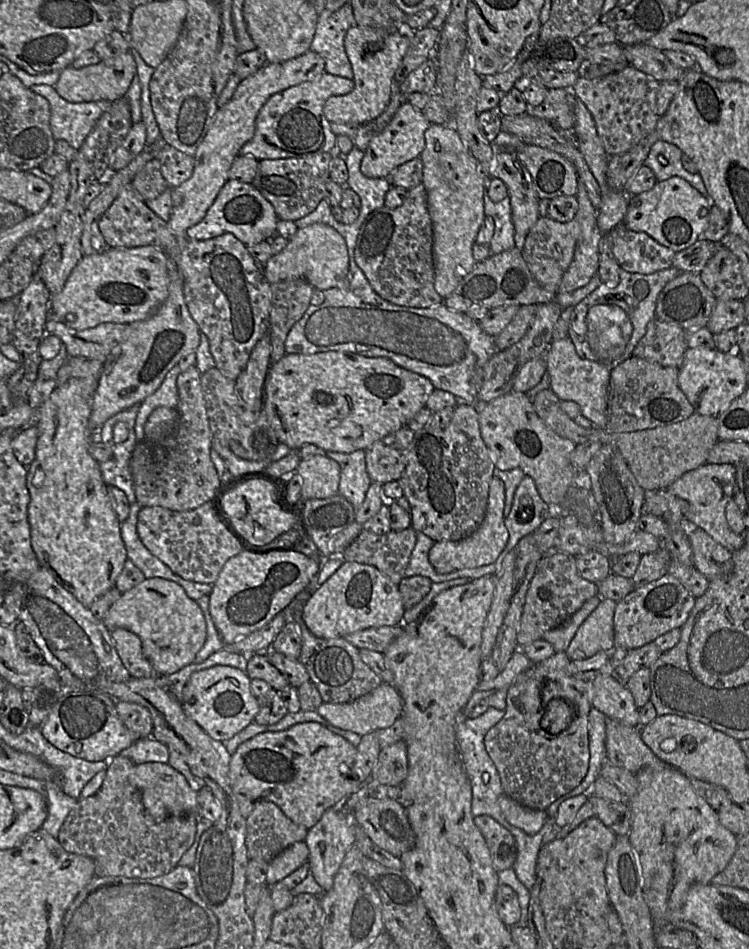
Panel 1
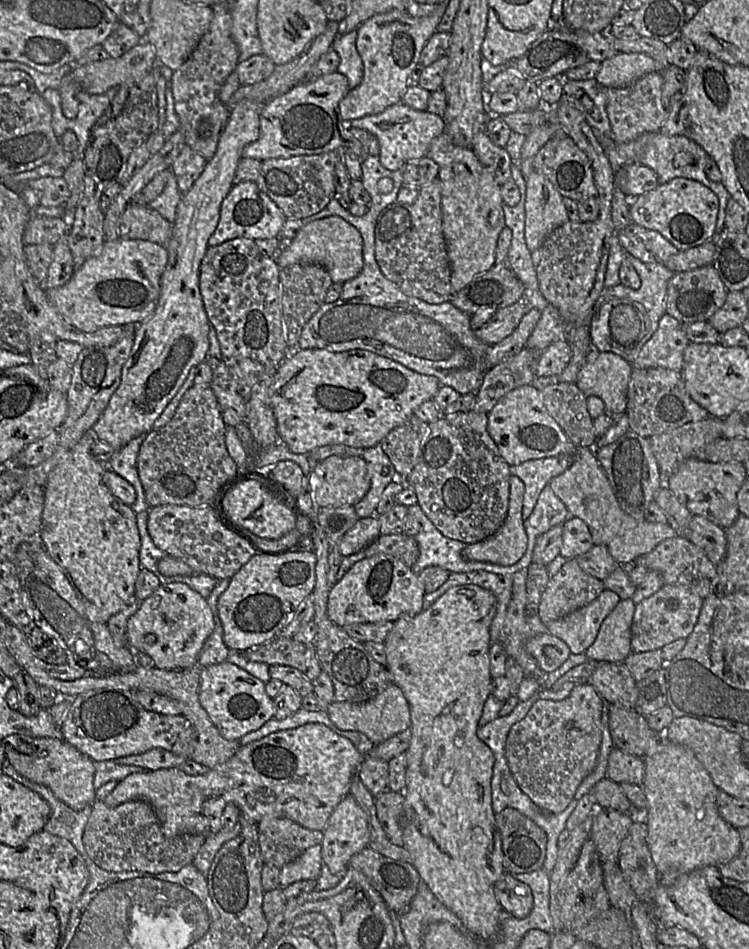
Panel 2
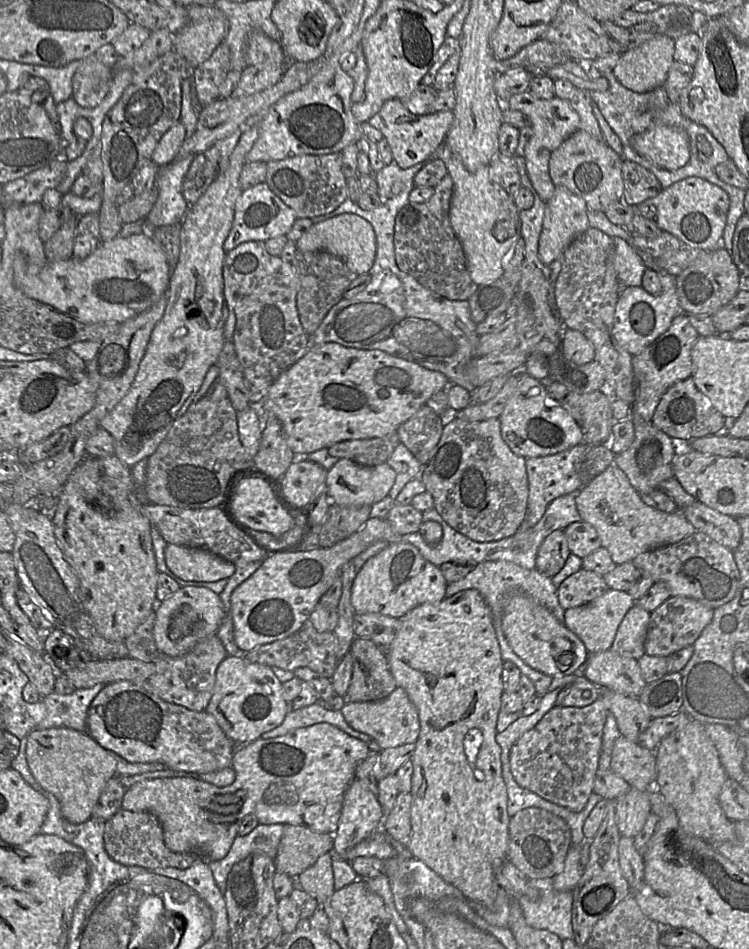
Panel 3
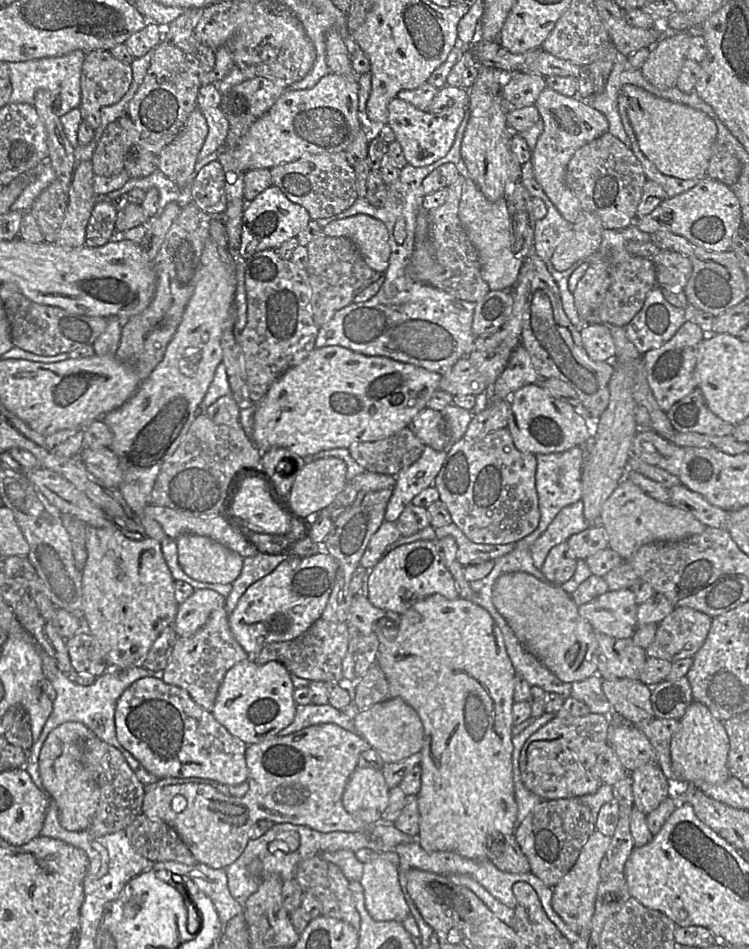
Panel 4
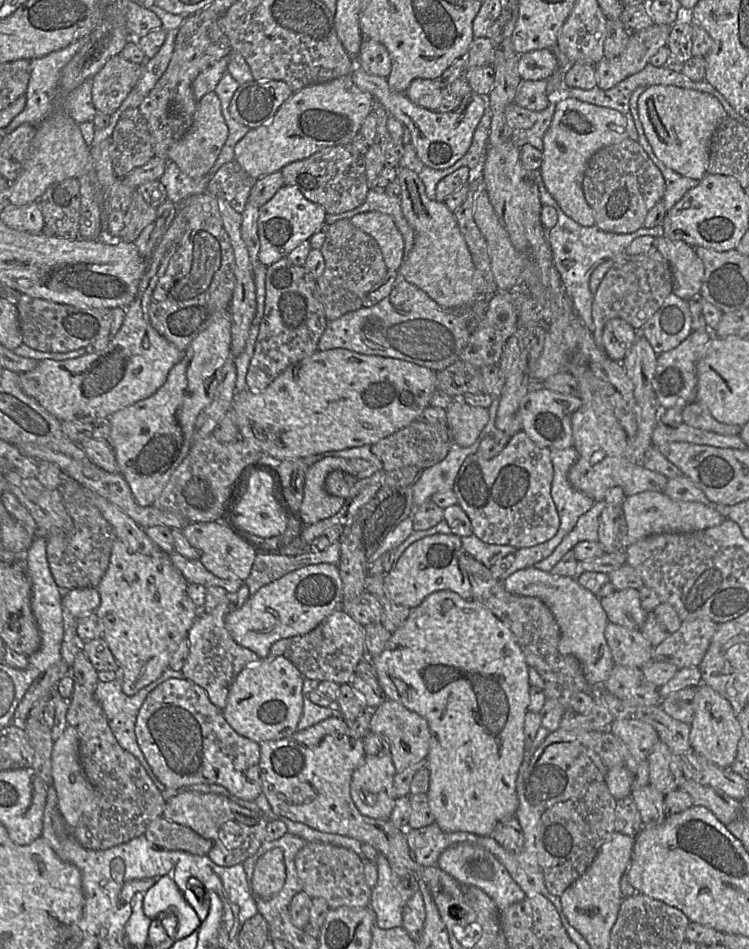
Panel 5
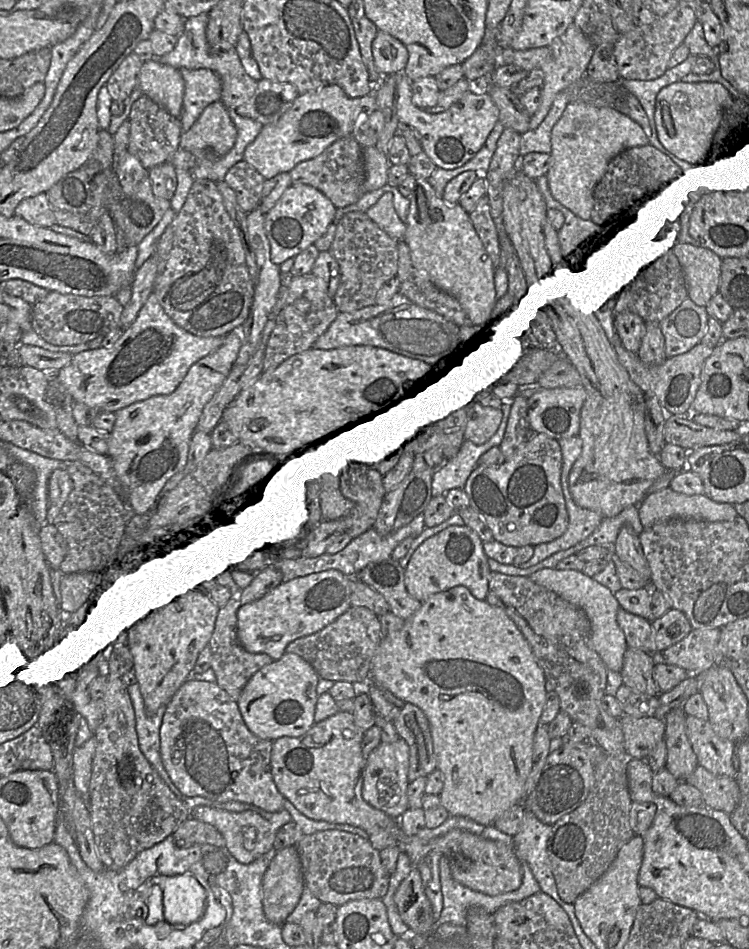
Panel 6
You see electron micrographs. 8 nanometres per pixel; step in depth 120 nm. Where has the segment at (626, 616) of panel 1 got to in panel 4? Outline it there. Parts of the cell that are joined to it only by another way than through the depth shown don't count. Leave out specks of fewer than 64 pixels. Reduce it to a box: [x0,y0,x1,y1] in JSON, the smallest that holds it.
[646,607,712,663]

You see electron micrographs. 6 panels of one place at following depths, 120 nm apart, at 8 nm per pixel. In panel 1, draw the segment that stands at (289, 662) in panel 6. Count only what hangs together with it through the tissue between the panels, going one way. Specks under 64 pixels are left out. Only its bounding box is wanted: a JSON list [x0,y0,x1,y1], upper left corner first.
[179,666,259,742]

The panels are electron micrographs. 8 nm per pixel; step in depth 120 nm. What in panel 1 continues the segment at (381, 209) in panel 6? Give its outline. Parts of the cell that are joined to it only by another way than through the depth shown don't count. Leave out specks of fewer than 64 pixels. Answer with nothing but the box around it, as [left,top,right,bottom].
[262,223,350,290]

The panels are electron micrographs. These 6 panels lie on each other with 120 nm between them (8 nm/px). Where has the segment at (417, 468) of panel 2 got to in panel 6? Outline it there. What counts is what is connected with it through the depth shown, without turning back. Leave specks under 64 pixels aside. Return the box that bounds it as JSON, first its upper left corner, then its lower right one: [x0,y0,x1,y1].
[463,434,568,548]

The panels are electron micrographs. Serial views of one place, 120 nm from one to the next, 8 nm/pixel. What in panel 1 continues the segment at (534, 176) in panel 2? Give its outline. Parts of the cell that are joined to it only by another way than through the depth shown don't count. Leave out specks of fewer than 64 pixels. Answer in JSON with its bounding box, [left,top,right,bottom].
[489,152,541,248]

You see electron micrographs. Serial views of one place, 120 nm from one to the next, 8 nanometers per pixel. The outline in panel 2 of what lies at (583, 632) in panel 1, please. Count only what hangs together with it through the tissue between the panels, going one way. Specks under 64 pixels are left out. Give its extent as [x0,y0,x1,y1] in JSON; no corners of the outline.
[584,598,636,662]

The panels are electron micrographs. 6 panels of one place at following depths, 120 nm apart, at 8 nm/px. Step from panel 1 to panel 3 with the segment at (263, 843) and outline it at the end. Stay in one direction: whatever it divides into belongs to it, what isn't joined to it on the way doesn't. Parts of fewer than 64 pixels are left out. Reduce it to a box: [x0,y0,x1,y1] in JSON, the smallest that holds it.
[273,824,333,877]

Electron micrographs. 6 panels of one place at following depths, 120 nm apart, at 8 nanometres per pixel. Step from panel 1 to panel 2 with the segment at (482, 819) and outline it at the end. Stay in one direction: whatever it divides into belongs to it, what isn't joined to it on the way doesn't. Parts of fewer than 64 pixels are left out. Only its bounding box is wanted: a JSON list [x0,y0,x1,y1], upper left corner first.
[495,808,548,874]

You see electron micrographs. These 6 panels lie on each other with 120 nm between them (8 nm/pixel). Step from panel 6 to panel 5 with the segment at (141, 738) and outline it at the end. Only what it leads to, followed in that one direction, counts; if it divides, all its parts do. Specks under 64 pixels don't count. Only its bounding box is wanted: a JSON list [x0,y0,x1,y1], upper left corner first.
[94,668,158,777]

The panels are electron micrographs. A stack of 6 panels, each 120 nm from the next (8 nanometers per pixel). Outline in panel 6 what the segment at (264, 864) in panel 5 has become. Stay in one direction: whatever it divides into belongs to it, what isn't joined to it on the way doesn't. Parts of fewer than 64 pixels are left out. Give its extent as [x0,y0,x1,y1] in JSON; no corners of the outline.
[262,847,304,926]

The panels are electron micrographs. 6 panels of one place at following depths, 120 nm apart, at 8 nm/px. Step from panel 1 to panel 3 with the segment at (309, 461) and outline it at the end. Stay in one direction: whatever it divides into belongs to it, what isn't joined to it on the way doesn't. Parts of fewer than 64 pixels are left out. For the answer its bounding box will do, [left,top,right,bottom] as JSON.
[325,458,396,506]

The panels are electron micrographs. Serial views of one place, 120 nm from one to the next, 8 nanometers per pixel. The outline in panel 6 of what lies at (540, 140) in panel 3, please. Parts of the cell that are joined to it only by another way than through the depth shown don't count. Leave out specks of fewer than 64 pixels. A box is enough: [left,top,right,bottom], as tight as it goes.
[546,102,650,223]

